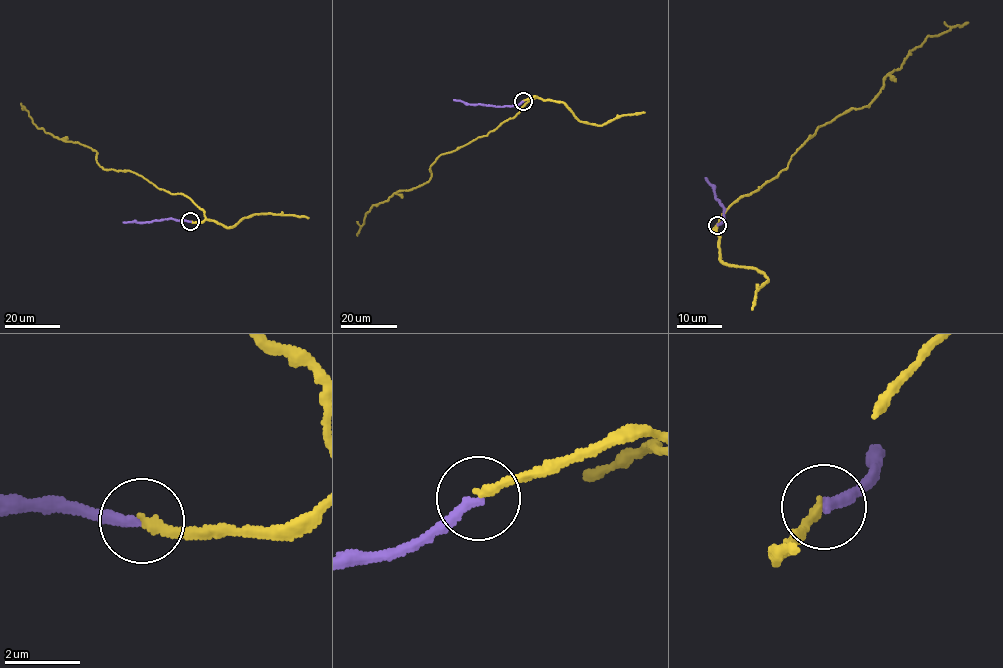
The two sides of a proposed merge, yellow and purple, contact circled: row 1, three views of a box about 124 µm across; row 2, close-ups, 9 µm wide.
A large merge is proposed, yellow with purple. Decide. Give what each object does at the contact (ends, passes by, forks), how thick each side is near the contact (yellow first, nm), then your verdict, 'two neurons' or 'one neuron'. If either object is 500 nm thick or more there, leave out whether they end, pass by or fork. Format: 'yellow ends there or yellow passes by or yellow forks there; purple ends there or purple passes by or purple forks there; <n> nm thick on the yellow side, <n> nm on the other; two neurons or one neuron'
yellow ends there; purple ends there; 260 nm thick on the yellow side, 280 nm on the other; one neuron

